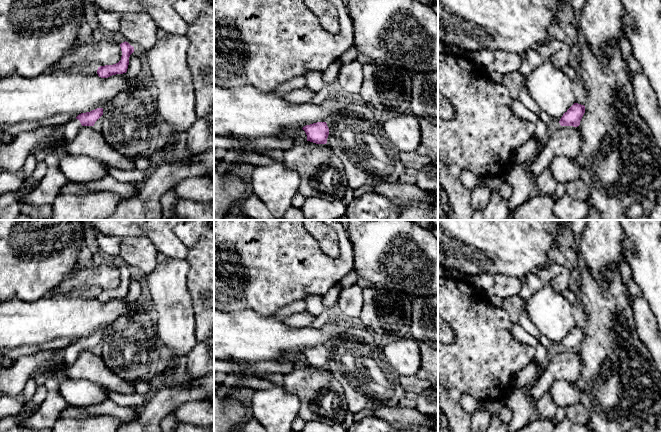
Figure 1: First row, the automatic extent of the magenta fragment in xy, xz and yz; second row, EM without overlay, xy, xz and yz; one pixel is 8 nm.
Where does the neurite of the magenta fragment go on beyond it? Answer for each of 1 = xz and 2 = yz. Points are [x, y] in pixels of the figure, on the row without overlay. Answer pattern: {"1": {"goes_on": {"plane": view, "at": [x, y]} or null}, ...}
{"1": {"goes_on": null}, "2": {"goes_on": null}}

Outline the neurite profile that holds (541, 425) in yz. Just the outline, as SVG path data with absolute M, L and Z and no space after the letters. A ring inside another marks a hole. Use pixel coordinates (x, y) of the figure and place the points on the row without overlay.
M538 419L531 421L518 432L554 432L554 421L549 419Z

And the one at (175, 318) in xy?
M168 257L165 262L158 262L149 274L141 276L151 294L151 304L155 308L157 336L171 348L172 358L187 357L196 346L195 312L193 300L187 288L189 264L186 259Z

